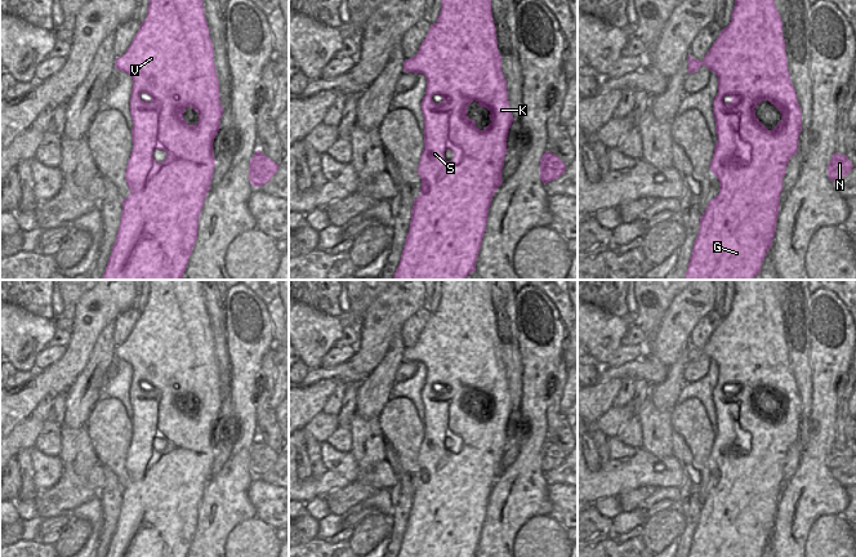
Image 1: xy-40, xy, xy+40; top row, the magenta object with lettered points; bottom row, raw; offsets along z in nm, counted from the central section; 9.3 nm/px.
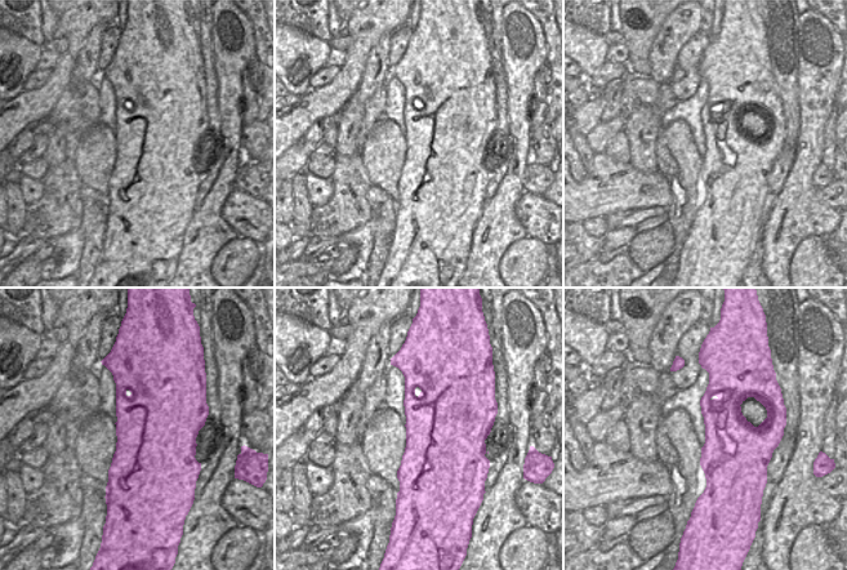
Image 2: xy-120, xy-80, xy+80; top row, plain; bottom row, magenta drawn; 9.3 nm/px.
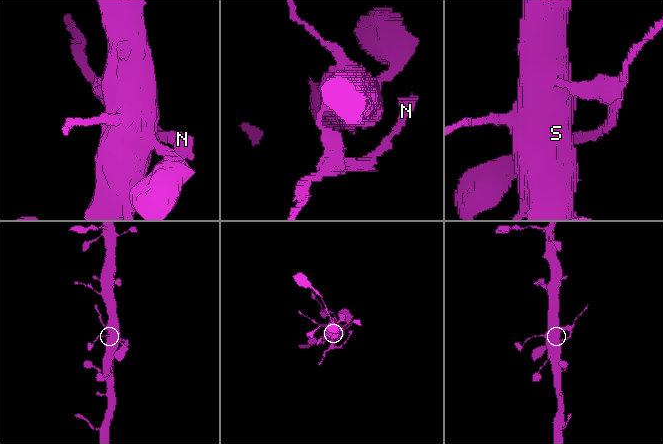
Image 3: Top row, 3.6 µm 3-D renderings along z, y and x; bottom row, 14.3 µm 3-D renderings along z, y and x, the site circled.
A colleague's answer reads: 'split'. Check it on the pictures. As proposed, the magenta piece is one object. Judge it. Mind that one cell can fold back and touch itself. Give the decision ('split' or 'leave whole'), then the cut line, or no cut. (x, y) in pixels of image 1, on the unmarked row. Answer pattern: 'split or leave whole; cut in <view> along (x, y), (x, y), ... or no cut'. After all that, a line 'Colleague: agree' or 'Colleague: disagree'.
split; cut in xy along (404, 351), (404, 356)
Colleague: agree

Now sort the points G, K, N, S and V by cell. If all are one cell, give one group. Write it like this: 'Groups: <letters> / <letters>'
Groups: G K S V / N

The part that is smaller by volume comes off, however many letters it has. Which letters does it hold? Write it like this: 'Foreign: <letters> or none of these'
Foreign: N

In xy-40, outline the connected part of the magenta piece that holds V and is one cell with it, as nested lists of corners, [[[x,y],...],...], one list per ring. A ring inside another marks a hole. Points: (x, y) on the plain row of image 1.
[[[148,280],[151,289],[147,306],[141,312],[126,342],[116,347],[116,358],[133,367],[130,386],[133,437],[125,462],[130,484],[122,489],[120,516],[106,557],[187,557],[195,535],[200,502],[211,476],[215,455],[213,431],[223,404],[202,281]],[[187,396],[199,402],[196,414],[188,414],[182,405]],[[155,438],[166,441],[162,451],[153,447]]]

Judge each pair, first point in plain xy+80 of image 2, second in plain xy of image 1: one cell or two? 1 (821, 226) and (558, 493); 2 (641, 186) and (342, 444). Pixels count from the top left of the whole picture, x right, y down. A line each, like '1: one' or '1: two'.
1: two
2: two

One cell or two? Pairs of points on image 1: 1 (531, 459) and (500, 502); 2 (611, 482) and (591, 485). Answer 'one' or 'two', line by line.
1: one
2: one

